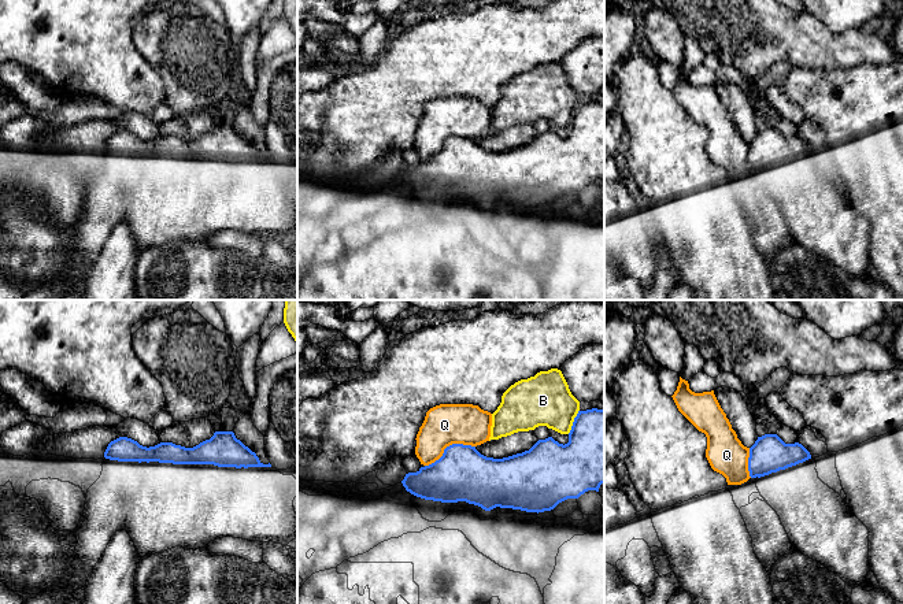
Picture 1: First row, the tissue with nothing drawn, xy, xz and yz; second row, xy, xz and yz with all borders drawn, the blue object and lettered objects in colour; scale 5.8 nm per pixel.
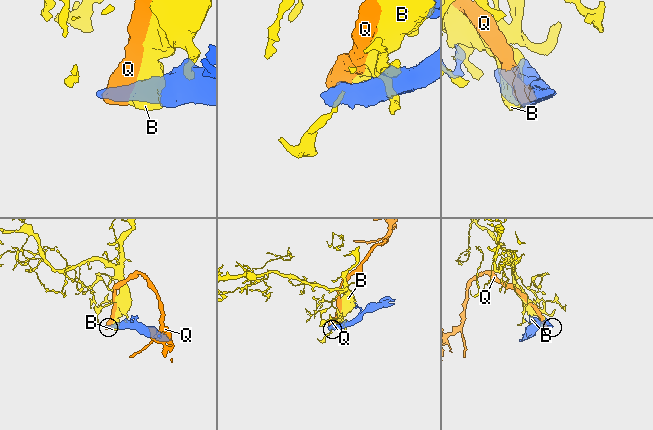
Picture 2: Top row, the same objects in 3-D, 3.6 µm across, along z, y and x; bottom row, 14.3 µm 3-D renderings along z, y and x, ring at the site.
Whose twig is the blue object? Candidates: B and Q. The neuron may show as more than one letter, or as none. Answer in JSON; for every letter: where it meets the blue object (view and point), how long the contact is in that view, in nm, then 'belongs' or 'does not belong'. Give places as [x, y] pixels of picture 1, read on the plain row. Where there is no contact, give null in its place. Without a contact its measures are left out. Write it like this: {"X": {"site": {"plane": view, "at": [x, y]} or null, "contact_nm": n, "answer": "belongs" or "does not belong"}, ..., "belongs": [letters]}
{"B": {"site": {"plane": "xz", "at": [573, 115]}, "contact_nm": 160, "answer": "does not belong"}, "Q": {"site": {"plane": "xz", "at": [450, 139]}, "contact_nm": 320, "answer": "does not belong"}, "belongs": []}

